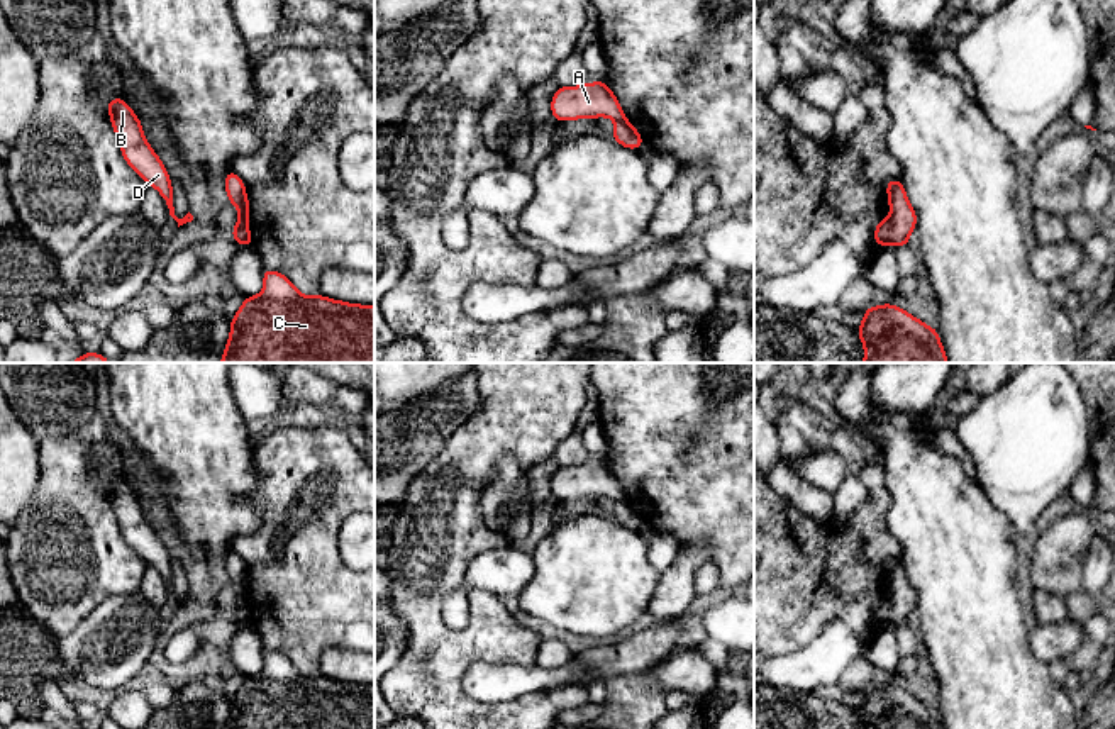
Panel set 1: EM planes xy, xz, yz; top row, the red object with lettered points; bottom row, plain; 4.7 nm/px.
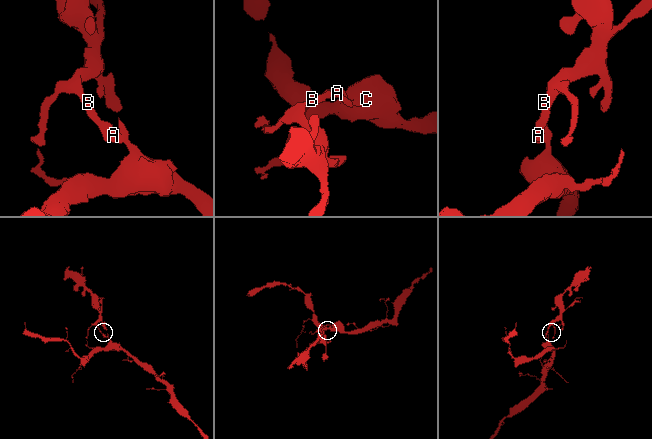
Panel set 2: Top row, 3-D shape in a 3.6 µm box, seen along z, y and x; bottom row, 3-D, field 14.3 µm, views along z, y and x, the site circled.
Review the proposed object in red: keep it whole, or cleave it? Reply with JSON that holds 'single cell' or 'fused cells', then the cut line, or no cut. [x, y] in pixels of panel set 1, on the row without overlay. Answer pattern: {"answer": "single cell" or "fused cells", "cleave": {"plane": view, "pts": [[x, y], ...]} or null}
{"answer": "fused cells", "cleave": {"plane": "yz", "pts": [[888, 599], [892, 623]]}}

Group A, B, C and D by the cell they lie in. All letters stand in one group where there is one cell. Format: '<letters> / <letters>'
A B D / C

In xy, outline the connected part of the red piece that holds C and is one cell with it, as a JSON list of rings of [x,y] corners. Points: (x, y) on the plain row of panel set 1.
[[[266,648],[263,659],[263,671],[246,676],[230,700],[225,729],[374,729],[374,685],[307,676],[283,653]]]

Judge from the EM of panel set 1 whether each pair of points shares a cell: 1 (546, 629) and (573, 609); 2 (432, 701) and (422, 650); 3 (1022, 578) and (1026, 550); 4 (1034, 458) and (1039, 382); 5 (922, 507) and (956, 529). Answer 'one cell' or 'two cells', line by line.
1: two cells
2: one cell
3: one cell
4: one cell
5: one cell

